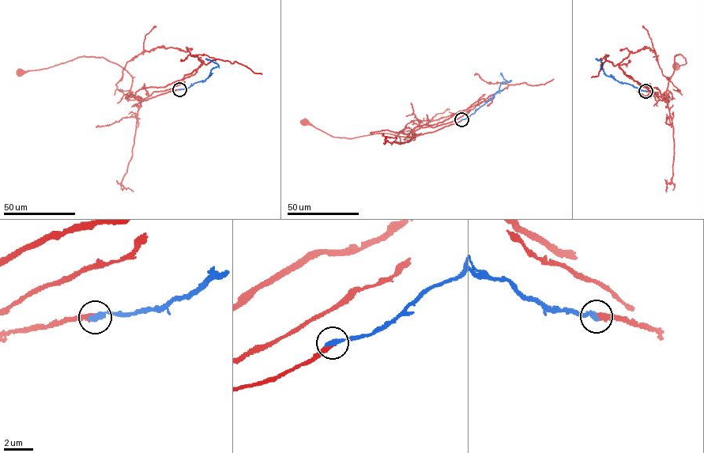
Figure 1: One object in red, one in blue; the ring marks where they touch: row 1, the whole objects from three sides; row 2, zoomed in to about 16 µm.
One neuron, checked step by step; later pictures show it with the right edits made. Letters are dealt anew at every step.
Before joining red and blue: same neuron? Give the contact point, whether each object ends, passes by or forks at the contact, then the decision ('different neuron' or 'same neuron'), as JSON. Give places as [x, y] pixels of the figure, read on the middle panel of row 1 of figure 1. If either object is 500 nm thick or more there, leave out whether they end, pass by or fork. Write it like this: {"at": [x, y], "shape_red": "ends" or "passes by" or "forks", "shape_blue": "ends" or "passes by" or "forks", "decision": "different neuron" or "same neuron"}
{"at": [461, 119], "shape_red": "ends", "shape_blue": "ends", "decision": "same neuron"}

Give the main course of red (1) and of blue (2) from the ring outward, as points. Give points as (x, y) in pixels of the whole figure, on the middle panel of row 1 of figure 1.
1: (461, 119), (434, 131), (410, 132), (413, 135), (409, 137), (380, 133), (352, 138), (329, 135), (305, 121)
2: (461, 119), (467, 118), (491, 99), (498, 91), (502, 83), (510, 81), (503, 78), (501, 73)

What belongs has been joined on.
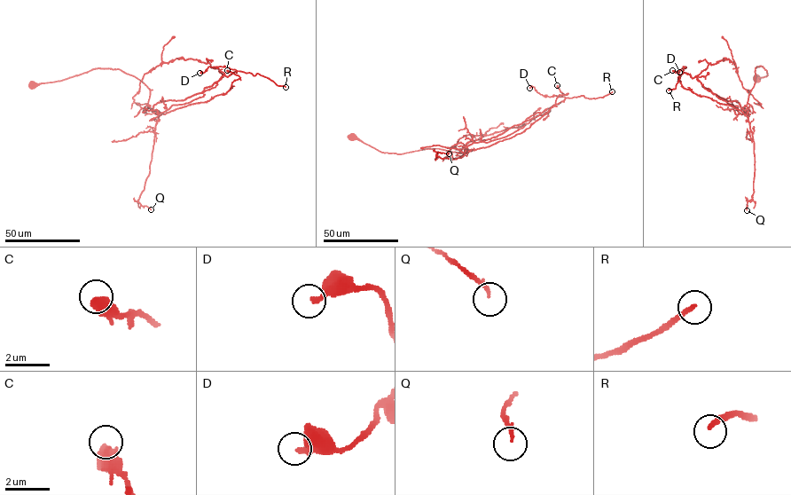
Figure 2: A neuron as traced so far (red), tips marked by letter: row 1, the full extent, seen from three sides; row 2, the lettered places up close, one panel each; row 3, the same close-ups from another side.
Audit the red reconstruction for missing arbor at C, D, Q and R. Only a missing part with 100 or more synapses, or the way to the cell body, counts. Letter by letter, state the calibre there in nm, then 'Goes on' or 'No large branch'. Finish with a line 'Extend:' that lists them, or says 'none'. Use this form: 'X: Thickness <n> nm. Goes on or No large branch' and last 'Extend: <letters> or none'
C: Thickness 500 nm. No large branch
D: Thickness 240 nm. No large branch
Q: Thickness 160 nm. No large branch
R: Thickness 200 nm. Goes on
Extend: R

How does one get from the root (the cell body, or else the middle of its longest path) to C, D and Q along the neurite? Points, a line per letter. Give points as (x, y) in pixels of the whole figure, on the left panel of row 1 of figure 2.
C: (34, 84), (119, 69), (141, 81), (150, 91), (148, 106), (165, 113), (224, 94), (239, 77), (227, 70)
D: (34, 84), (119, 69), (147, 87), (152, 110), (237, 71), (208, 66), (199, 73)
Q: (34, 84), (111, 68), (146, 86), (148, 106), (159, 114), (149, 174), (137, 201), (151, 209)

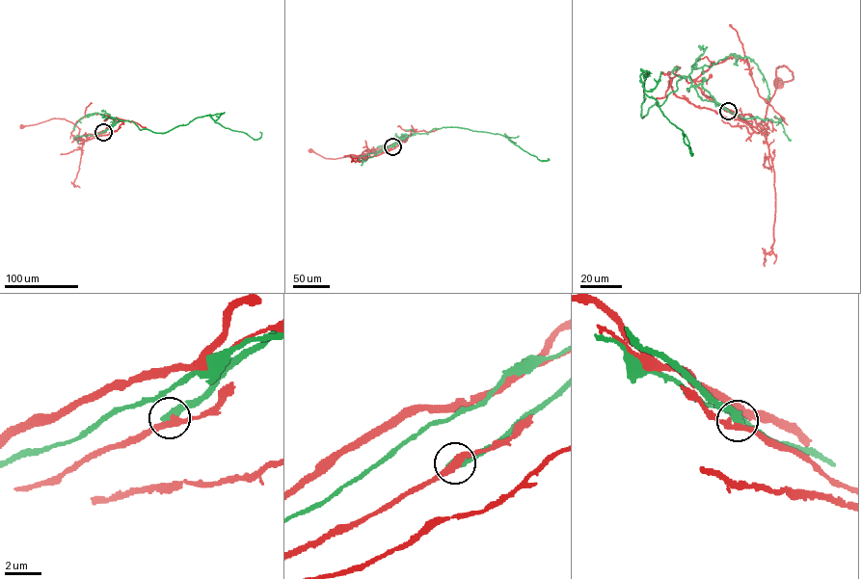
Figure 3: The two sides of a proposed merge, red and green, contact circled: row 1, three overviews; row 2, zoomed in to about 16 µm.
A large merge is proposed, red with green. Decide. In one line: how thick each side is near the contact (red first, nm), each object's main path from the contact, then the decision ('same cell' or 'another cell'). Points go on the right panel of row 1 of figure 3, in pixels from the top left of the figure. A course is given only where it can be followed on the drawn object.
340 nm thick on the red side, 500 nm on the other; red runs (727, 111), (752, 121), (752, 129), (759, 132), (775, 88), (776, 67), (787, 66), (793, 78), (777, 82); green runs (728, 111), (684, 77), (641, 118), (643, 72), (645, 93), (682, 130), (690, 154), (685, 134); another cell

